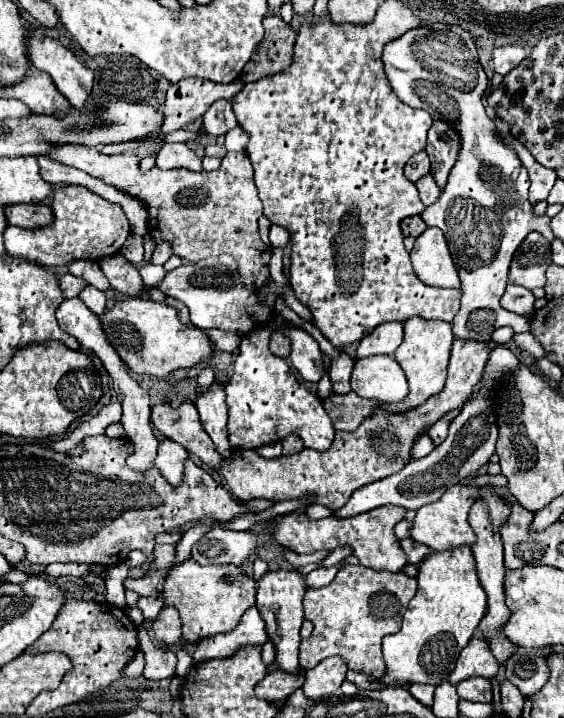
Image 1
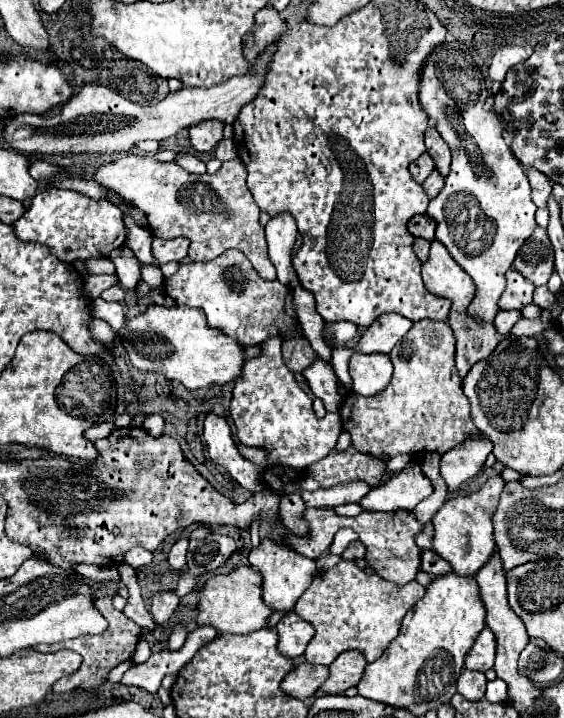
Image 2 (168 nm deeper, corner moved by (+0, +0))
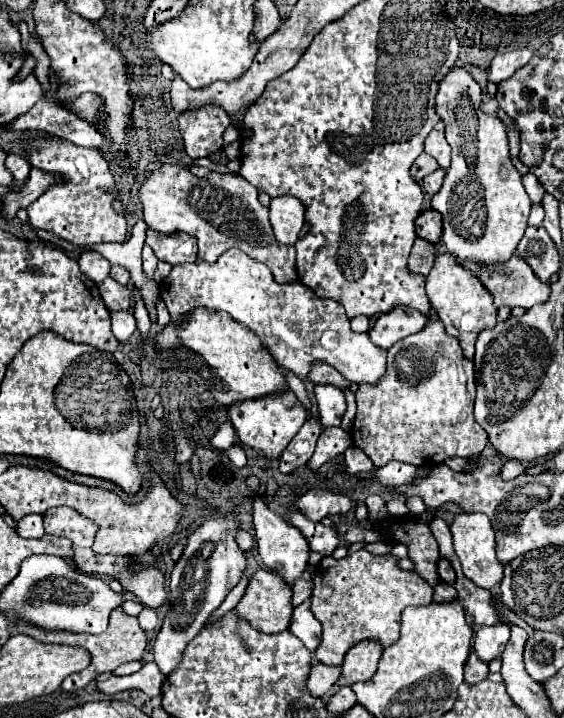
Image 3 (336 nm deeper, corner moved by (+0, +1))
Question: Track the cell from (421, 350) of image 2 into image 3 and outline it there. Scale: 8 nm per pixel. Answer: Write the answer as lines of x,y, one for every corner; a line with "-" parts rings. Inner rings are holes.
430,320
426,328
396,342
388,350
386,372
378,384
358,386
356,392
356,420
352,426
354,446
358,446
376,468
386,466
392,460
408,462
414,466
434,466
442,464
448,456
468,458
480,454
488,442
488,434
474,420
474,364
462,354
458,340
446,334
440,320

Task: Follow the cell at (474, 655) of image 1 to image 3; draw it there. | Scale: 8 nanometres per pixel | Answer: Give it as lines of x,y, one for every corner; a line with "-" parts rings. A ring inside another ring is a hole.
500,622
494,626
480,626
474,634
474,650
480,660
490,662
492,658
500,656
504,652
504,646
510,638
510,624

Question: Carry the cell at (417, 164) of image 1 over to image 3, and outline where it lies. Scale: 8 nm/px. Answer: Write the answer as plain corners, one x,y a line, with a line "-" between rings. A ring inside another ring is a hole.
420,154
418,158
416,158
416,162
412,164
412,178
416,180
416,182
422,182
422,178
426,176
426,174
430,174
430,172
434,172
434,170
438,170
440,166
438,166
438,162
430,156
430,154

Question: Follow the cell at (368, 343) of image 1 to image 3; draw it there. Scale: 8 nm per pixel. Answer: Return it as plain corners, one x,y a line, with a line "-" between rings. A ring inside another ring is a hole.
410,306
394,308
392,312
386,312
376,320
374,328
370,330
370,338
376,346
388,350
394,342
420,332
426,326
426,322
428,318

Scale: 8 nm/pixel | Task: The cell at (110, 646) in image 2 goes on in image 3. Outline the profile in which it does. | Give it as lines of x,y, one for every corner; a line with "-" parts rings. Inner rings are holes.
116,608
110,616
110,624
106,628
104,634
92,636
92,634
74,634
74,632
40,632
40,628
30,628
30,624
14,624
16,632
20,634
28,634
40,642
52,642
52,644
68,644
68,646
82,646
92,654
92,662
86,670
78,672
78,674
70,674
68,678
64,678
62,682
62,690
70,692
70,690
78,690
84,688
88,682
92,682
98,674
102,672
114,672
120,664
126,662
134,662
134,660
142,660
144,648
146,648
146,634
144,630
138,626
138,620
134,616
124,614
122,608

